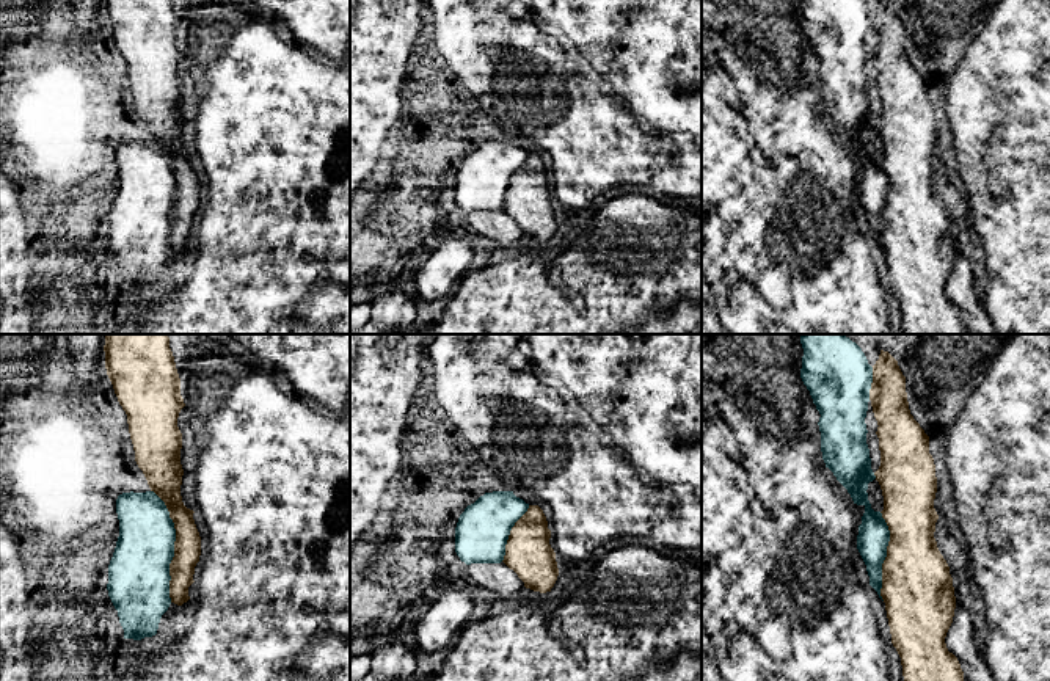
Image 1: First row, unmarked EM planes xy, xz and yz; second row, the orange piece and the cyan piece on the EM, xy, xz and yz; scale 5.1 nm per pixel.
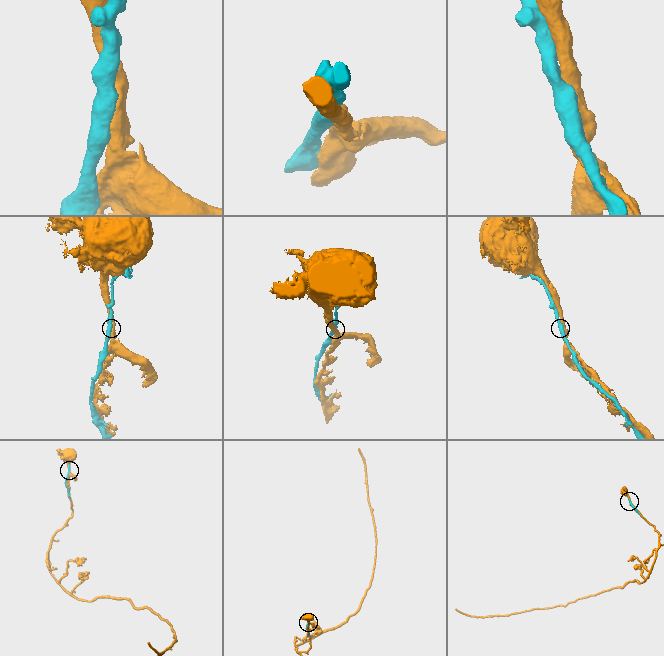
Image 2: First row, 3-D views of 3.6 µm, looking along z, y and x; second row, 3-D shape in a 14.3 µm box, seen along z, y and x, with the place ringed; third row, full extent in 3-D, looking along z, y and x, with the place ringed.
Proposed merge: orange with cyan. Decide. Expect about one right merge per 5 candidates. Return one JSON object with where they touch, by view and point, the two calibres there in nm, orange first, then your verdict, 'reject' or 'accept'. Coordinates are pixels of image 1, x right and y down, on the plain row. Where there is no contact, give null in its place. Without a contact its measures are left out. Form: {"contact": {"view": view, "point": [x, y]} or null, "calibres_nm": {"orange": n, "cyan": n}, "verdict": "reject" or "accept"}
{"contact": {"view": "xy", "point": [174, 195]}, "calibres_nm": {"orange": 140, "cyan": 320}, "verdict": "reject"}

